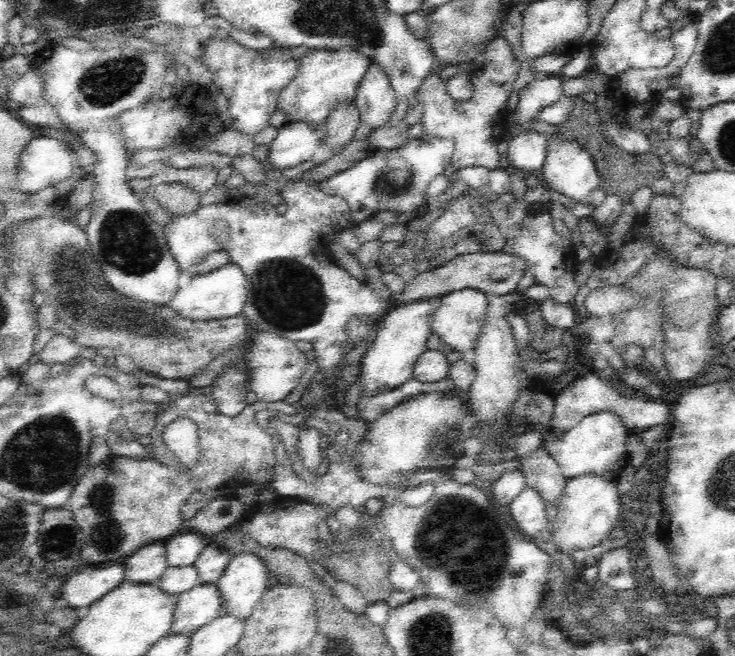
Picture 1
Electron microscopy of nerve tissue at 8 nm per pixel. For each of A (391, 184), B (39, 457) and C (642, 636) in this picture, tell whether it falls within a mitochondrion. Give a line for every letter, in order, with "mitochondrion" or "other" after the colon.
A: mitochondrion
B: mitochondrion
C: other

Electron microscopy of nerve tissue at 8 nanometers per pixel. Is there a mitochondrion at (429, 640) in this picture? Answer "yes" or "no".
yes

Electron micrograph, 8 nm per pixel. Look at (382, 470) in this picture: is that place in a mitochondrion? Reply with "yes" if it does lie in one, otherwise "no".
no

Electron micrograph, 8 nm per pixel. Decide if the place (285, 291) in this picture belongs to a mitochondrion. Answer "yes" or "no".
yes

